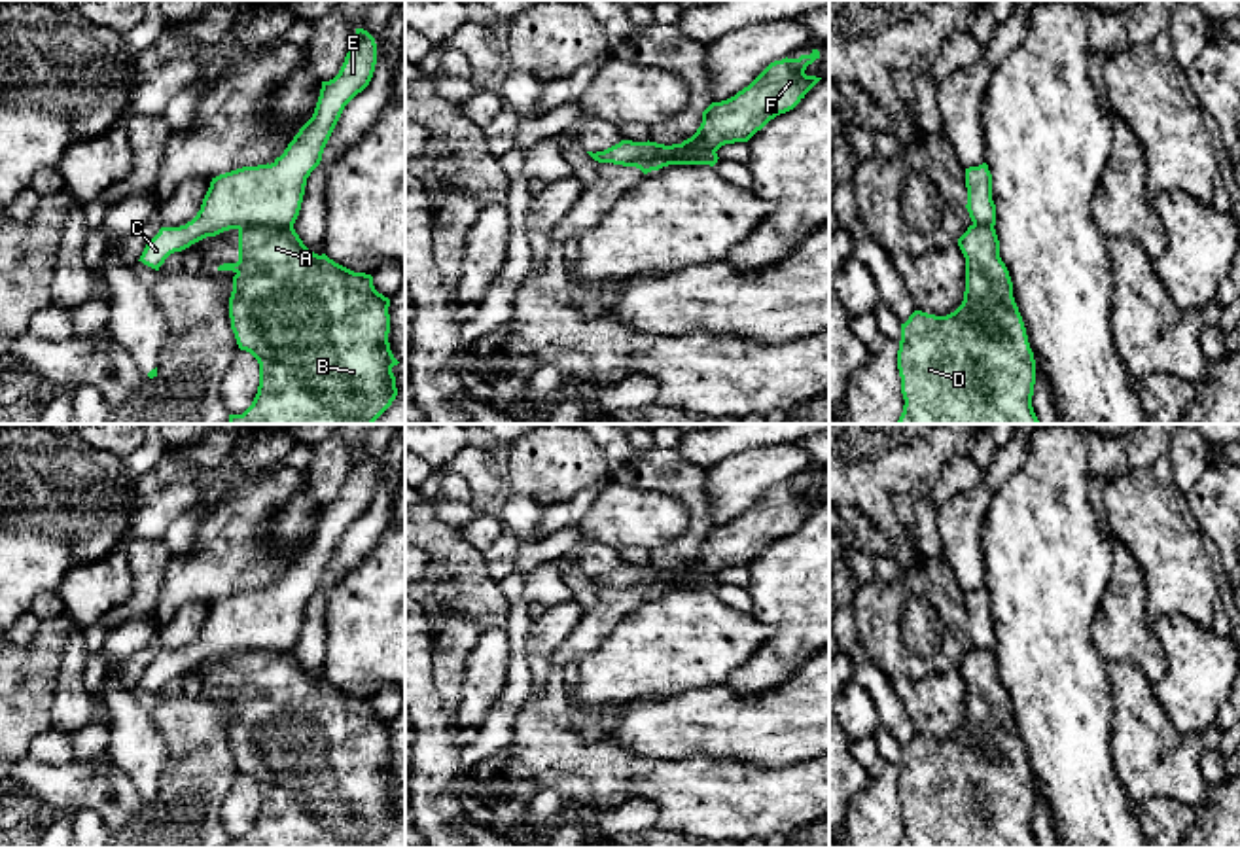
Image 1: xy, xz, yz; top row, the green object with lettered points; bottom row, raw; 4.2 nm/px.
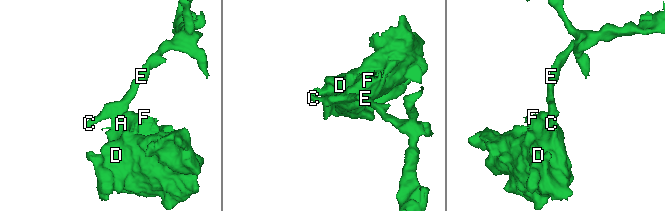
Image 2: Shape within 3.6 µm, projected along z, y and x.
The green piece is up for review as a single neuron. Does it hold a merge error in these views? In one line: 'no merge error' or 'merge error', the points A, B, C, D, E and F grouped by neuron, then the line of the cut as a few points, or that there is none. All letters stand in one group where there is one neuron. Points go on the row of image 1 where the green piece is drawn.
merge error; A B D F / C E; cut in xz along (714, 150), (701, 148), (688, 159), (678, 161), (663, 158)

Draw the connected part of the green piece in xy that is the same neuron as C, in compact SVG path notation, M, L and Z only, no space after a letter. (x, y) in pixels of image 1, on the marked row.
M356 28L339 74L322 81L312 117L271 165L242 167L212 178L197 216L180 227L161 227L138 261L159 271L165 259L191 244L244 225L293 225L307 178L320 165L324 148L345 110L375 72L375 38Z

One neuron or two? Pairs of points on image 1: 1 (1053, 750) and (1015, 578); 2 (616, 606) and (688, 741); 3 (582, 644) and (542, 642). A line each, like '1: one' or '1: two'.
1: one
2: two
3: two

